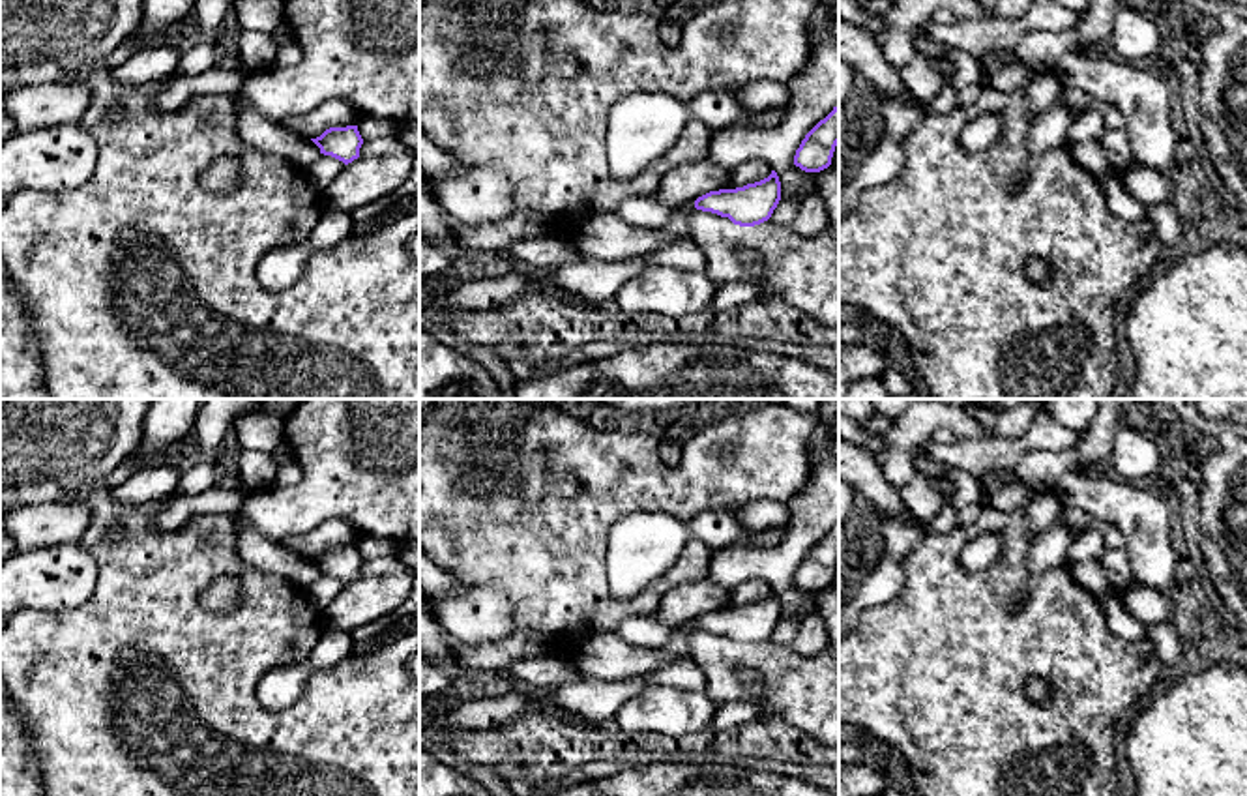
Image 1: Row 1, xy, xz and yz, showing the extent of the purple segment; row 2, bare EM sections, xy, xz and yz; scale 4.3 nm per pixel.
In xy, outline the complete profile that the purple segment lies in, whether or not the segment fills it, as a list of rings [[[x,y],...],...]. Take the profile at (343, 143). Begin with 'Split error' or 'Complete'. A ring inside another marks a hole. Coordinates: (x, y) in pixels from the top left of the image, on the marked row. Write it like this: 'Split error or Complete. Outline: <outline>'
Complete. Outline: [[[358,125],[330,127],[311,140],[320,148],[320,154],[331,155],[345,165],[359,157],[359,148],[363,144]]]

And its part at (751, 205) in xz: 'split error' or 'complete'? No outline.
split error

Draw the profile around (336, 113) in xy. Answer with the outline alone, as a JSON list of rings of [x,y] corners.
[[[330,99],[309,114],[285,118],[281,124],[305,139],[316,139],[330,127],[358,125],[359,118],[346,101]]]

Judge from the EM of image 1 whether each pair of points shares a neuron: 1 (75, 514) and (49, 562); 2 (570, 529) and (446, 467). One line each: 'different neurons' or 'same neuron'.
1: different neurons
2: same neuron

